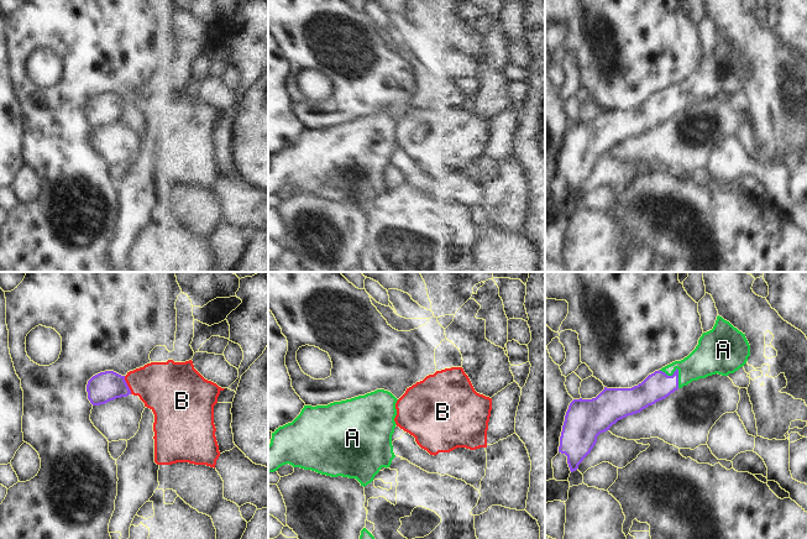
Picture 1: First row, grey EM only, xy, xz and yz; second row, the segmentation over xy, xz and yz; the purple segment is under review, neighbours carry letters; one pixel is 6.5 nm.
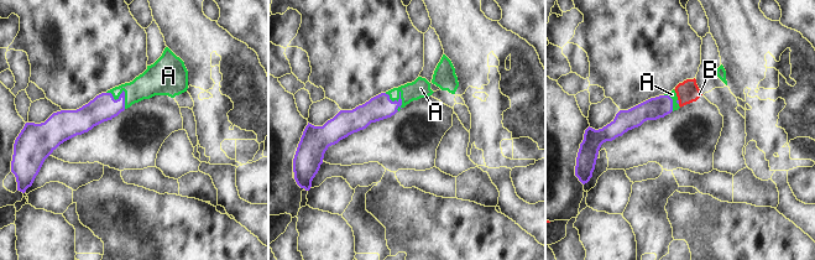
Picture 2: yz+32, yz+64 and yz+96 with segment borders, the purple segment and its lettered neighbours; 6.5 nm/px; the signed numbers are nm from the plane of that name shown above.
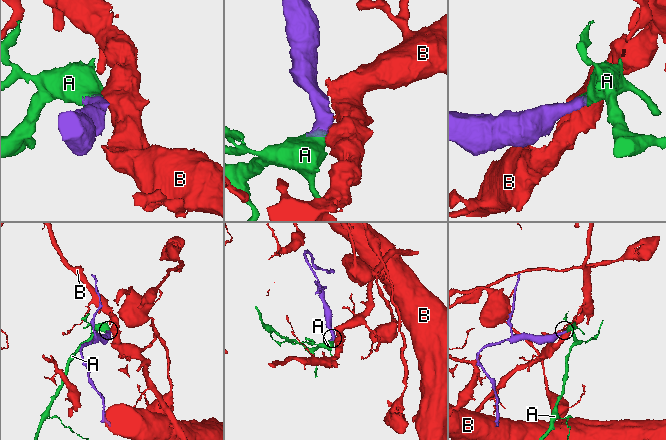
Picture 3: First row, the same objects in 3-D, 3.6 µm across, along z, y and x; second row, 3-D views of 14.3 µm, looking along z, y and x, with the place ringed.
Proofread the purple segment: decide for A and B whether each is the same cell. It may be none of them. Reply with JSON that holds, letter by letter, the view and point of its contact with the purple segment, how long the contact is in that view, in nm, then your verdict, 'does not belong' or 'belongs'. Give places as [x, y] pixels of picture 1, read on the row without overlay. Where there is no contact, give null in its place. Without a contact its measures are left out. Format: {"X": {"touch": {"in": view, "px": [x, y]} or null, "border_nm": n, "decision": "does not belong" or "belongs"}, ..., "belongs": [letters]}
{"A": {"touch": {"in": "yz", "px": [676, 93]}, "border_nm": 180, "decision": "belongs"}, "B": {"touch": {"in": "xy", "px": [126, 108]}, "border_nm": 130, "decision": "does not belong"}, "belongs": ["A"]}

